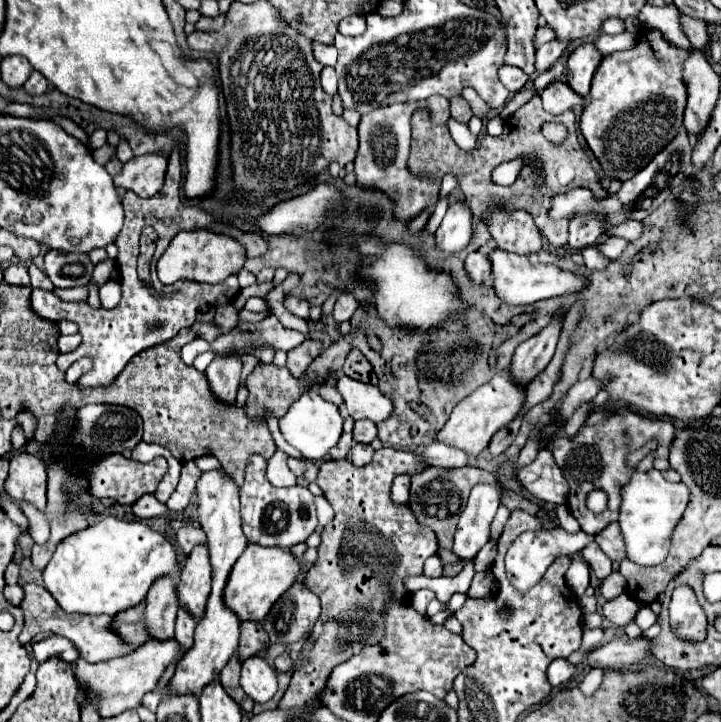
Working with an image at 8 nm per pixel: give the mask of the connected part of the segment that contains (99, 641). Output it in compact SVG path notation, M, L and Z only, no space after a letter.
M24 584L24 600L22 600L22 612L24 612L24 630L20 634L20 642L28 644L36 634L40 632L52 632L52 634L60 634L60 636L68 636L78 648L80 648L80 656L84 660L92 660L92 662L102 662L102 660L112 660L118 656L126 656L130 652L134 652L140 646L132 646L128 642L124 642L114 630L112 630L112 618L110 616L88 616L88 614L68 614L64 612L58 602L50 596L50 592L46 592L46 588L36 586L36 584Z

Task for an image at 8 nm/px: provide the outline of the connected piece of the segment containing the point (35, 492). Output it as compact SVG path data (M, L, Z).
M16 452L10 458L10 476L6 480L6 494L16 502L30 502L38 510L46 508L46 466L40 458Z

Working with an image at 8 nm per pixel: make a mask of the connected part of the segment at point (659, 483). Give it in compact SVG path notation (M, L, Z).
M652 468L648 472L634 472L632 480L622 486L620 496L622 502L620 502L618 526L626 544L626 558L640 566L662 564L668 556L676 522L682 520L682 514L686 510L688 488L682 482L678 484L666 482L662 478L662 472Z

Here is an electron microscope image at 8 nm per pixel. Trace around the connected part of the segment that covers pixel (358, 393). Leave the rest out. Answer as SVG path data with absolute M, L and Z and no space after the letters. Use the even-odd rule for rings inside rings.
M340 376L336 388L342 394L342 398L348 406L348 414L354 420L368 418L378 424L378 422L384 422L390 418L394 406L390 402L390 398L378 390L378 386L360 384L348 376Z

